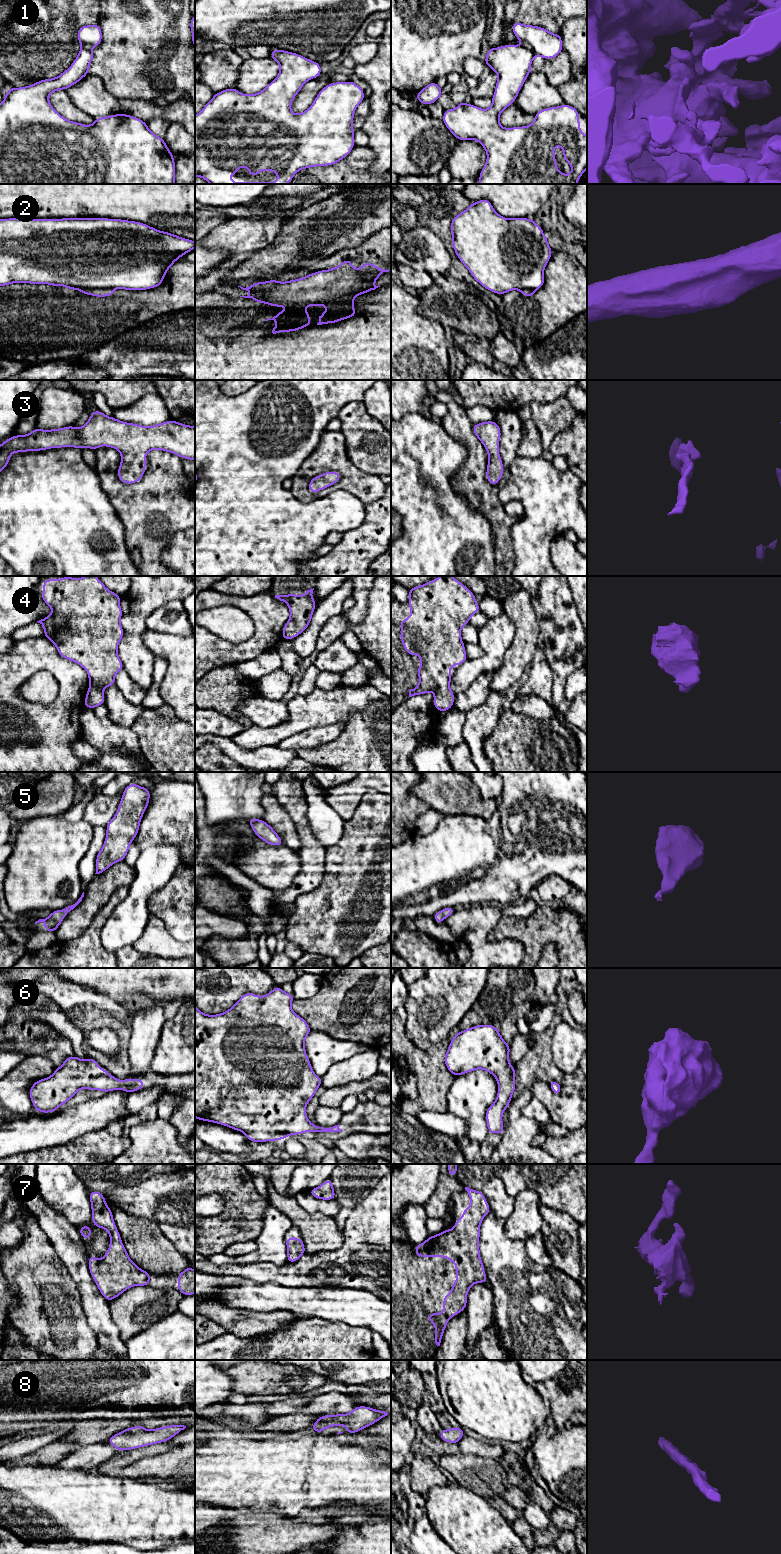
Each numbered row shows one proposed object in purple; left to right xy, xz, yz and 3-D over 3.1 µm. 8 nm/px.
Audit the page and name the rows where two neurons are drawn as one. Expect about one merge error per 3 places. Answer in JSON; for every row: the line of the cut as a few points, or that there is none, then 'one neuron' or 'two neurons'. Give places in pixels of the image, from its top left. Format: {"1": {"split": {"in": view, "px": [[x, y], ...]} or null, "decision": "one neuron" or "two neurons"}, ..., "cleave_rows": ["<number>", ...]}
{"1": {"split": null, "decision": "one neuron"}, "2": {"split": {"in": "xz", "px": [[308, 314], [302, 317], [289, 314], [279, 314], [277, 316]]}, "decision": "two neurons"}, "3": {"split": null, "decision": "one neuron"}, "4": {"split": null, "decision": "one neuron"}, "5": {"split": null, "decision": "one neuron"}, "6": {"split": null, "decision": "one neuron"}, "7": {"split": null, "decision": "one neuron"}, "8": {"split": null, "decision": "one neuron"}, "cleave_rows": ["2"]}

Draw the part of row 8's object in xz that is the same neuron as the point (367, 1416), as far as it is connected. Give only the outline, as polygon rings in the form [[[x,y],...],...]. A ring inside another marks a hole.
[[[356,1406],[347,1414],[322,1415],[310,1427],[315,1433],[322,1433],[326,1428],[346,1425],[345,1433],[354,1434],[369,1427],[387,1416],[382,1410],[375,1410],[368,1406]]]

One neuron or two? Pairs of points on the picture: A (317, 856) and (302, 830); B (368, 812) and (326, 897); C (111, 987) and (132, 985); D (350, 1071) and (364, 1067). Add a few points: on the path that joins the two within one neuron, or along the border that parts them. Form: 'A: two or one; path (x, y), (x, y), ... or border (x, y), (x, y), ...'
A: one; path (311, 850), (306, 836)
B: one; path (359, 833), (328, 864), (327, 876)
C: one; path (116, 985), (127, 985)
D: one; path (353, 1070), (361, 1067)

